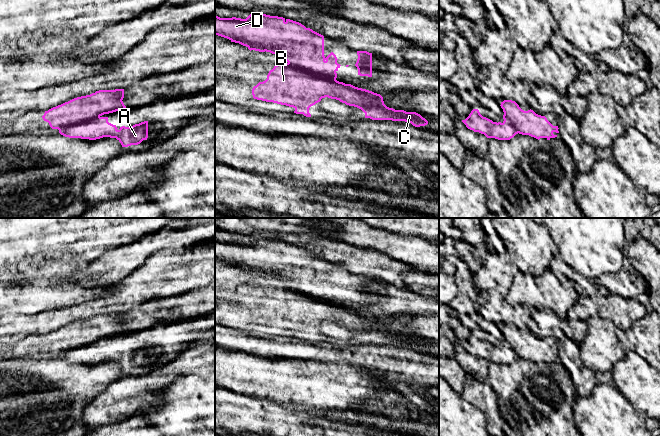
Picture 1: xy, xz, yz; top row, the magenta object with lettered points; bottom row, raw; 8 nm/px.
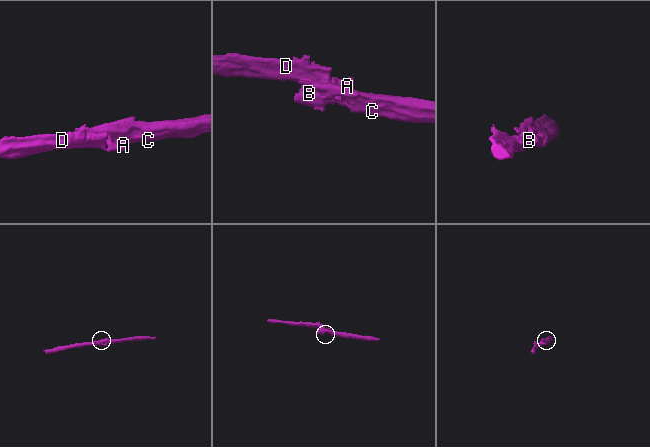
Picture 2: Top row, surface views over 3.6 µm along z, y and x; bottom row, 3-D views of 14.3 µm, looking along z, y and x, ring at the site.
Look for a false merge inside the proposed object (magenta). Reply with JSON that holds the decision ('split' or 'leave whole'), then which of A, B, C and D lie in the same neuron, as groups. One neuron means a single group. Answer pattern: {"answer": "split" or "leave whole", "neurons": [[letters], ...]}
{"answer": "split", "neurons": [["A", "D"], ["B", "C"]]}

